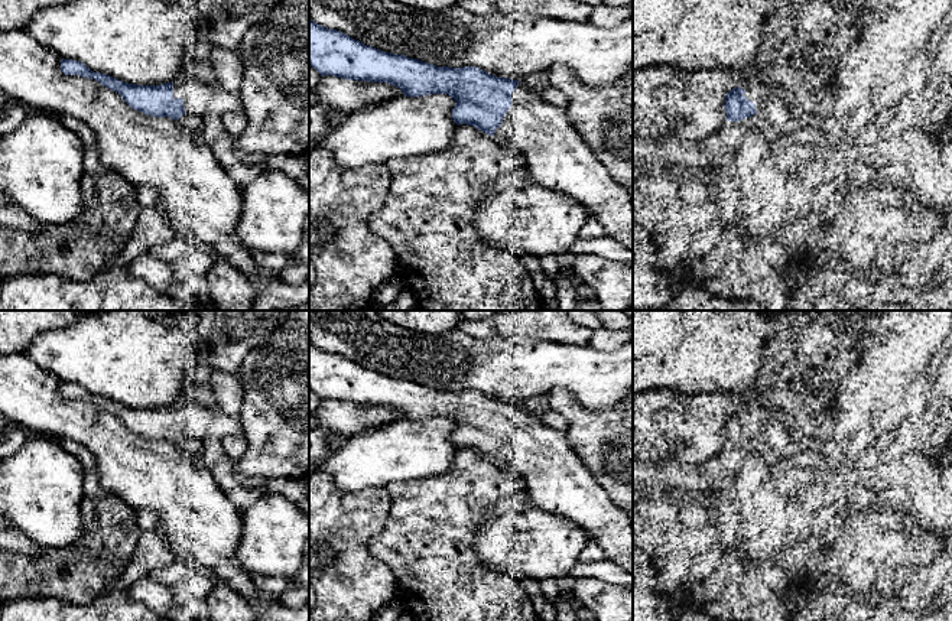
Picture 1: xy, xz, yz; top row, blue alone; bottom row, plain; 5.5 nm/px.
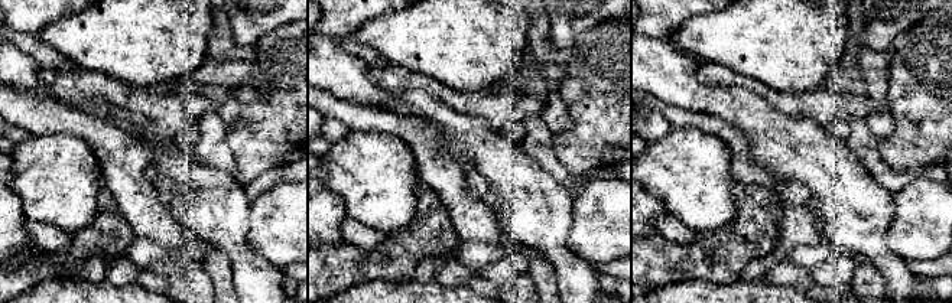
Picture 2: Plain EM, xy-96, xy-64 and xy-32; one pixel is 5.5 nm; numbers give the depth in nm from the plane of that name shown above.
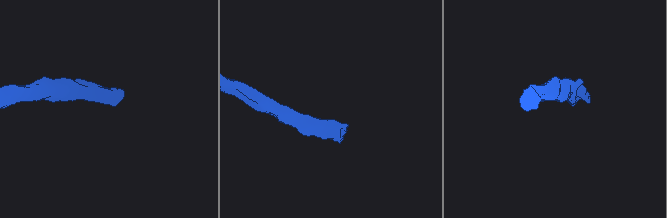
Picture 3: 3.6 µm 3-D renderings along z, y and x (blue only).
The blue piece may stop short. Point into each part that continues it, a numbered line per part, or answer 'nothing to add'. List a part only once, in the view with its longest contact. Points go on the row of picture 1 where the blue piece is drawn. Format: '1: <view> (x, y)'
1: xz (555, 156)

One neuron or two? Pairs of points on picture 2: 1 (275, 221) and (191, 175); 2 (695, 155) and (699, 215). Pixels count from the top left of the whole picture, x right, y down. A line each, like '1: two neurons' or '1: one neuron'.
1: two neurons
2: one neuron

